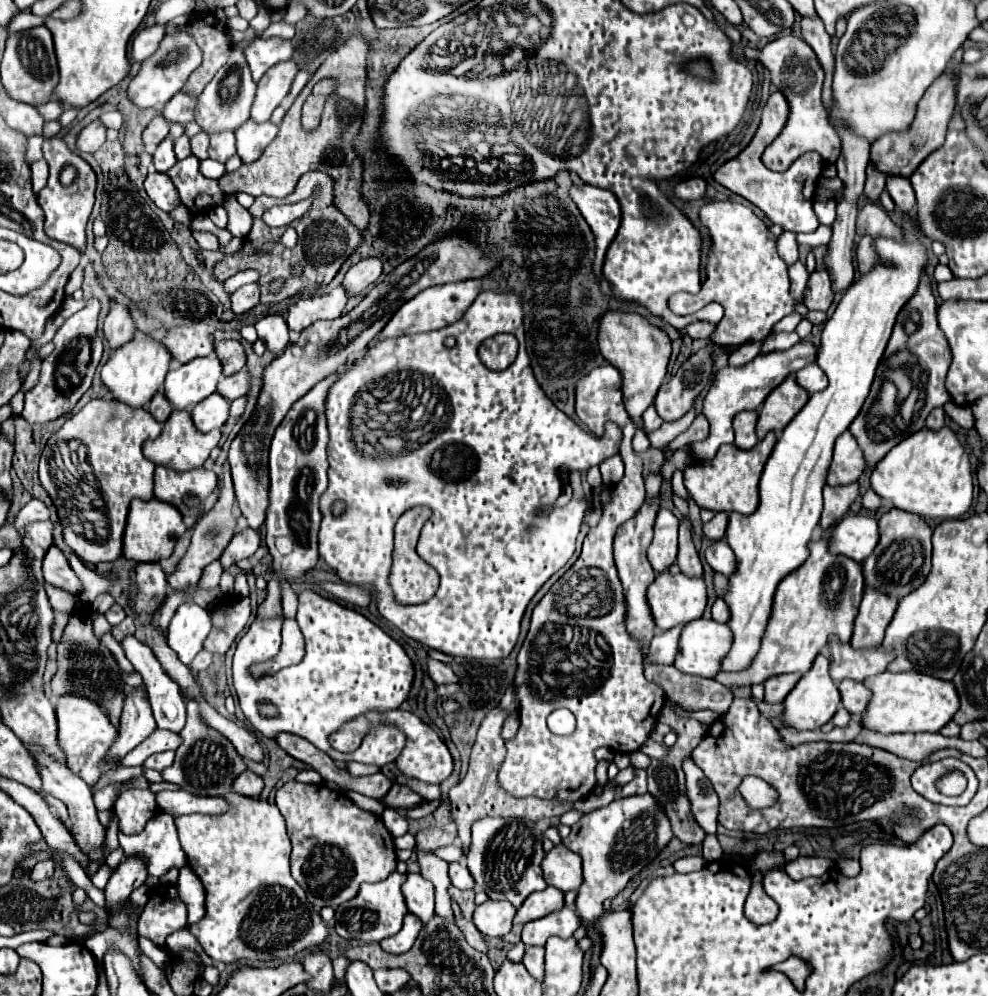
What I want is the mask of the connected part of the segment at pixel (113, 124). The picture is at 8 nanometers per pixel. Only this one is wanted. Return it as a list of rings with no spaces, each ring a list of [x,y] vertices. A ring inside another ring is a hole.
[[[118,111],[104,113],[104,115],[100,117],[100,121],[102,121],[106,127],[110,127],[110,129],[116,129],[116,131],[120,131],[120,129],[124,127],[124,119],[122,119],[122,115],[120,115]]]

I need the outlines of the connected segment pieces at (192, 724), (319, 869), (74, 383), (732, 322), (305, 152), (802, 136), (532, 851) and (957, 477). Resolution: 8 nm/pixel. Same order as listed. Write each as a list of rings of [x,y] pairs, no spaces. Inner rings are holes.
[[[186,699],[186,707],[188,707],[188,721],[186,727],[180,731],[182,743],[176,749],[174,763],[162,771],[162,779],[198,797],[220,797],[220,795],[224,797],[226,793],[232,791],[234,779],[248,767],[234,749],[234,745],[222,733],[218,733],[216,729],[208,727],[202,721],[200,703],[196,699]]]
[[[288,781],[276,791],[276,805],[286,819],[288,837],[292,841],[292,877],[306,891],[314,907],[338,907],[352,899],[360,883],[376,883],[386,879],[396,869],[396,847],[394,837],[384,827],[382,817],[360,809],[352,799],[342,793],[328,789],[326,785],[306,785],[298,781]]]
[[[90,299],[88,305],[74,313],[64,325],[58,329],[54,337],[54,353],[42,361],[40,383],[24,395],[24,411],[22,419],[28,423],[48,423],[54,421],[74,409],[80,397],[90,389],[94,371],[102,357],[102,337],[98,335],[98,315],[100,315],[100,301]]]
[[[708,201],[700,209],[700,221],[712,237],[706,259],[706,281],[698,295],[678,293],[670,299],[674,313],[694,313],[706,303],[716,301],[724,307],[724,317],[716,325],[710,341],[718,345],[762,341],[772,327],[786,315],[796,311],[796,299],[790,293],[788,265],[776,253],[776,237],[782,227],[772,225],[770,231],[752,209],[732,201]]]
[[[352,31],[346,41],[342,41],[334,53],[318,67],[316,75],[308,81],[308,85],[302,89],[302,93],[296,97],[294,105],[288,109],[284,121],[280,123],[280,131],[276,139],[264,149],[264,153],[254,163],[244,163],[240,169],[226,173],[218,179],[218,185],[226,195],[244,191],[248,195],[268,195],[268,197],[286,197],[294,191],[300,175],[306,171],[324,171],[334,179],[334,201],[340,207],[340,211],[360,229],[366,231],[370,223],[370,207],[362,199],[362,173],[364,165],[362,159],[356,153],[356,137],[362,129],[364,119],[364,107],[366,107],[366,67],[368,67],[368,55],[370,55],[370,43],[368,39]],[[326,77],[338,79],[338,91],[330,95],[324,107],[322,123],[316,131],[306,133],[301,126],[301,109],[304,99],[310,95],[312,87]]]
[[[784,35],[770,41],[764,49],[760,49],[756,59],[770,71],[772,85],[786,97],[790,107],[788,121],[782,133],[770,143],[770,147],[766,147],[762,155],[766,167],[772,171],[784,171],[786,167],[790,167],[794,159],[798,159],[806,151],[816,151],[822,155],[824,161],[836,163],[840,155],[840,137],[834,131],[834,127],[830,127],[830,121],[826,119],[826,111],[820,101],[824,71],[814,51],[810,51],[810,45],[806,45],[800,37]]]
[[[480,819],[472,825],[472,845],[466,855],[468,859],[468,869],[476,881],[476,889],[484,891],[492,901],[510,901],[514,907],[520,907],[522,901],[534,893],[546,889],[546,881],[542,877],[540,863],[544,859],[544,849],[542,849],[542,829],[528,819]]]
[[[922,427],[914,435],[900,441],[890,453],[874,467],[870,475],[872,489],[892,501],[894,507],[934,519],[956,519],[972,505],[972,467],[962,443],[950,427],[938,431]]]

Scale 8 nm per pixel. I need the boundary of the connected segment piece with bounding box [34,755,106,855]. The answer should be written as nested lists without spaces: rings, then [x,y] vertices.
[[[34,755],[34,759],[38,761],[38,767],[40,767],[44,791],[50,793],[52,797],[60,799],[68,807],[68,813],[70,813],[68,829],[70,829],[76,845],[80,847],[80,851],[84,855],[90,855],[92,851],[100,851],[104,847],[106,827],[102,827],[102,823],[96,817],[96,807],[94,807],[94,801],[92,801],[92,789],[86,787],[86,783],[82,779],[78,779],[78,775],[74,775],[66,765],[54,763],[54,759],[42,759],[42,755]]]

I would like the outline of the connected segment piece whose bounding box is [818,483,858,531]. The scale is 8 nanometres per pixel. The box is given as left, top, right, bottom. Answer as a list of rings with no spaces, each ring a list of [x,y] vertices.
[[[858,483],[846,487],[824,487],[824,511],[818,527],[822,531],[834,527],[850,509],[850,503],[858,497]]]

